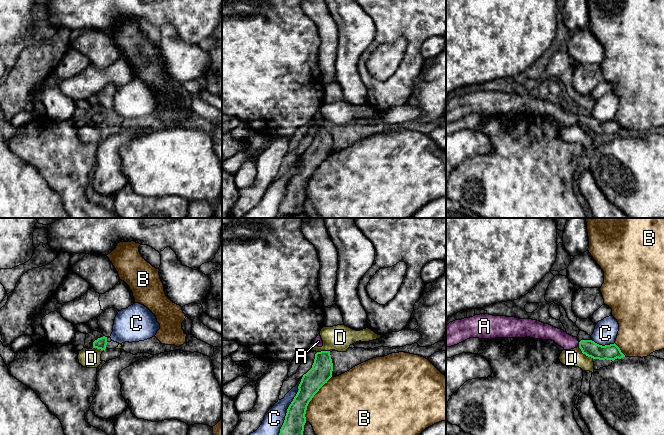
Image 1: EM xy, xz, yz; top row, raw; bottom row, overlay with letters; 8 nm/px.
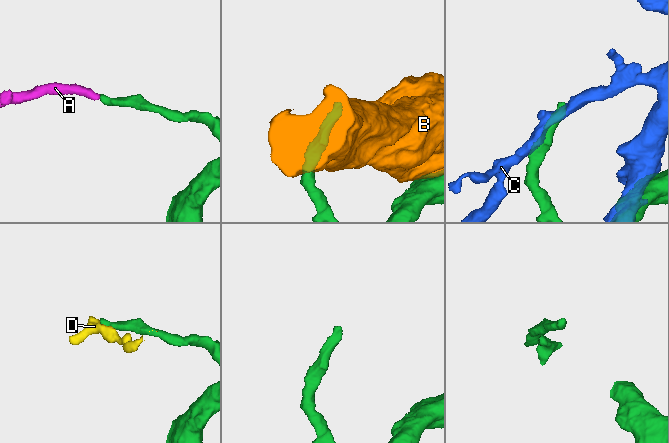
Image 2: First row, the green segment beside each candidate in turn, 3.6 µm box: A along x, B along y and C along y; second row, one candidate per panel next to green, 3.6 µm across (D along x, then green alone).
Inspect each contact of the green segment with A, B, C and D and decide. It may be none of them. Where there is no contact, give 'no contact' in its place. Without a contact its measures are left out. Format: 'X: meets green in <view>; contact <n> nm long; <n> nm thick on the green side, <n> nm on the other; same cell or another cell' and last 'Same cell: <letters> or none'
A: meets green in yz; contact 40 nm long; 130 nm thick on the green side, 120 nm on the other; same cell
B: meets green in xz; contact 420 nm long; 170 nm thick on the green side, 480 nm on the other; another cell
C: meets green in xz; contact 550 nm long; 170 nm thick on the green side, 170 nm on the other; another cell
D: meets green in yz; contact 160 nm long; 130 nm thick on the green side, 140 nm on the other; another cell
Same cell: A

